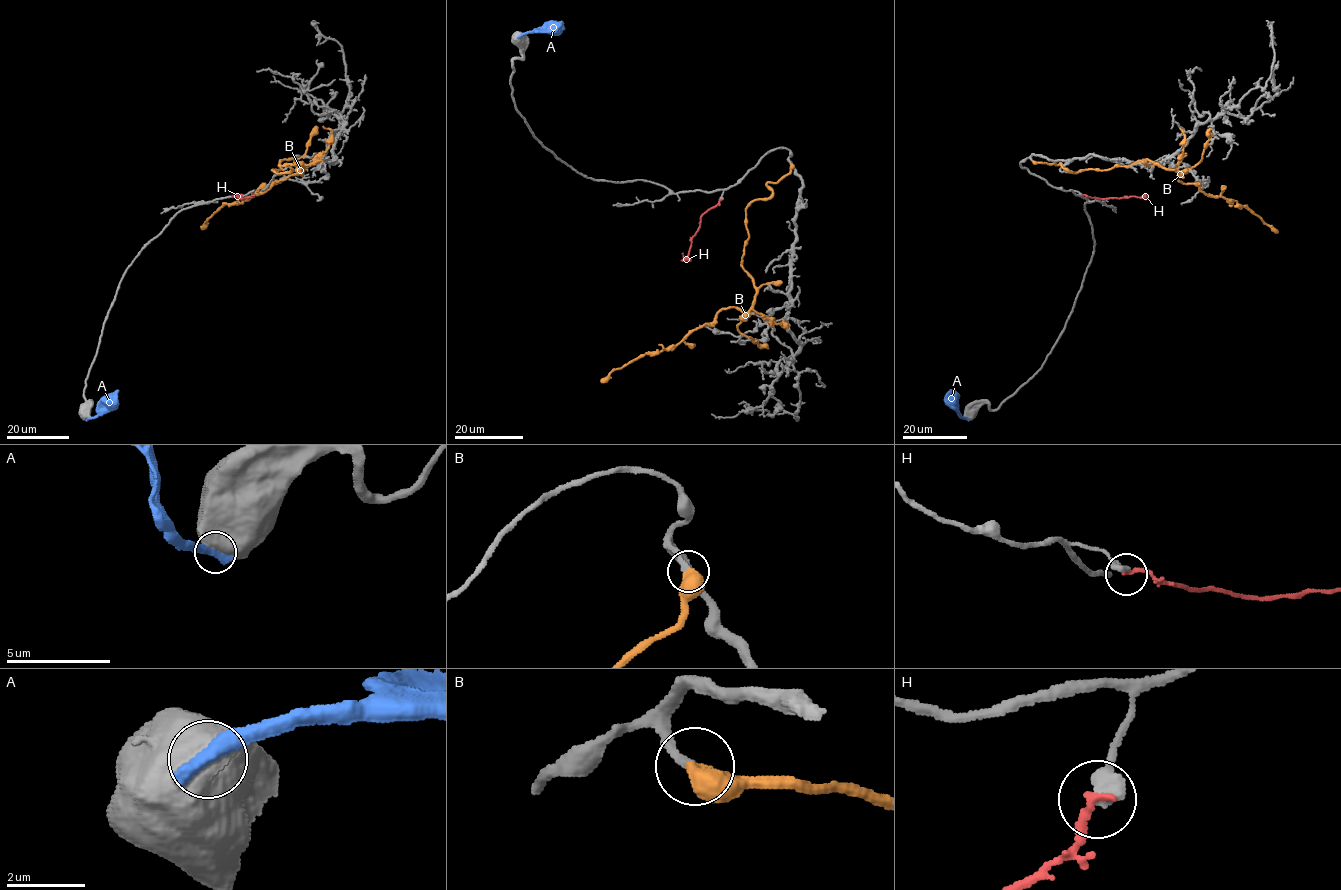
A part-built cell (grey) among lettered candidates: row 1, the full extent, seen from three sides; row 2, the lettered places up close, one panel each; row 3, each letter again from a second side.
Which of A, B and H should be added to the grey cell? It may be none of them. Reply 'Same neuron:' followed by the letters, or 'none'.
Same neuron: B

